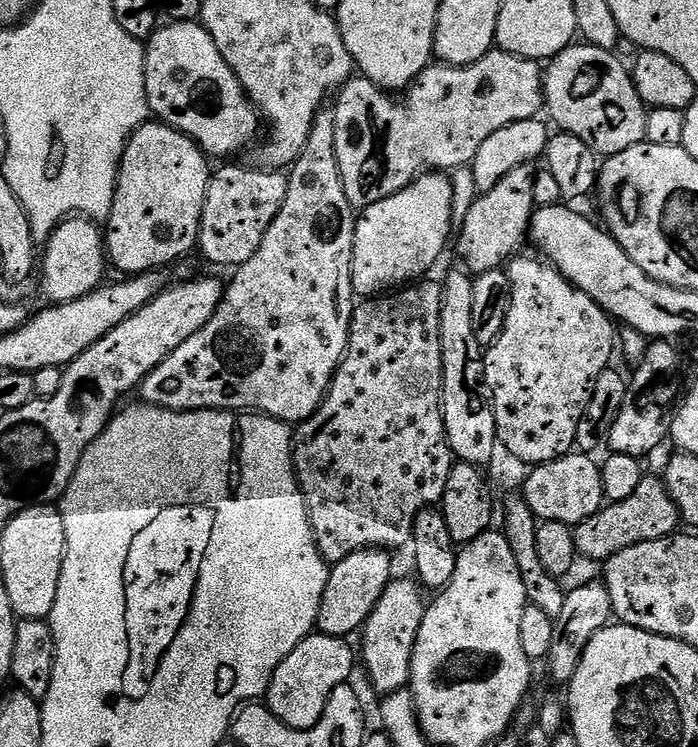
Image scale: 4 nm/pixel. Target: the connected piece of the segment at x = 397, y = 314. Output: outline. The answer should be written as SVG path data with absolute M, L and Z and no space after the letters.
M427 280L355 305L344 361L318 411L295 429L296 480L304 494L316 545L329 565L363 548L393 550L411 545L418 514L443 501L454 463L444 425L440 341L444 289L437 281Z

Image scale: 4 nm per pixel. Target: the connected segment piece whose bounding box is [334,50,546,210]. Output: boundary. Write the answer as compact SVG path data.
M499 50L487 52L473 64L429 64L403 93L404 100L396 100L400 98L363 78L349 80L339 89L339 96L340 101L334 105L336 153L346 198L356 210L369 208L374 202L398 194L429 170L455 170L471 165L474 154L478 154L482 142L486 142L490 134L514 122L537 119L546 108L541 65Z

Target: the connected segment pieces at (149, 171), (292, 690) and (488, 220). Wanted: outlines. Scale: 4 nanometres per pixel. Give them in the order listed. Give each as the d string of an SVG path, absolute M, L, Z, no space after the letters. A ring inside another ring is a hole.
M149 122L140 127L128 140L124 157L120 160L120 173L116 179L114 206L106 221L106 256L120 274L131 270L133 273L155 272L167 269L167 264L180 260L184 252L175 248L195 249L200 238L202 210L212 177L209 157L190 139L185 132L171 128L163 122Z
M313 634L307 636L274 670L266 693L267 708L286 726L298 731L315 727L322 718L326 702L338 686L348 683L353 668L357 667L358 656L352 653L347 639L338 636Z
M535 163L523 164L518 166L518 170L510 170L510 174L506 174L506 178L502 178L502 182L494 186L494 190L479 193L466 218L459 221L454 248L456 244L456 252L465 264L461 265L469 273L479 274L503 269L521 251L520 243L529 239L532 214L537 209L534 202L537 171Z

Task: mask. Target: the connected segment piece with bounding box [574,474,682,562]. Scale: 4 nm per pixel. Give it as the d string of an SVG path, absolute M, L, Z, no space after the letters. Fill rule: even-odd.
M645 475L644 480L625 500L613 500L605 503L599 512L575 525L576 551L588 560L606 562L614 554L626 550L630 546L638 546L638 542L654 542L658 538L666 538L677 531L676 523L682 517L674 498L668 492L668 485L659 475Z

